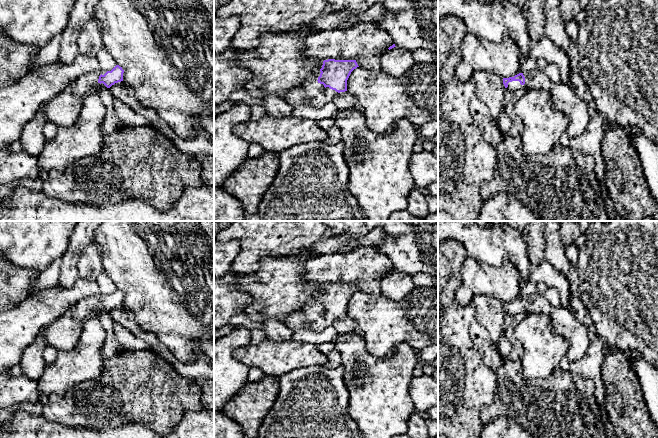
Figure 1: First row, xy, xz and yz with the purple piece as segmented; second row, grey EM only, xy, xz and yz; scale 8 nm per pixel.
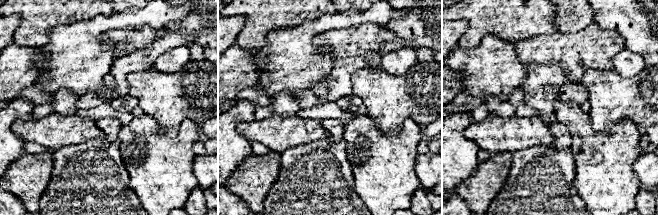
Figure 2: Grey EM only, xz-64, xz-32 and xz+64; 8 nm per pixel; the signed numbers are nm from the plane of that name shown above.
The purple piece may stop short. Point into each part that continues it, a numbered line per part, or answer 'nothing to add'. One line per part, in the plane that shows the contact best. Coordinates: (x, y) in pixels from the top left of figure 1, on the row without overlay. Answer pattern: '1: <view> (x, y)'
1: xz (318, 320)

